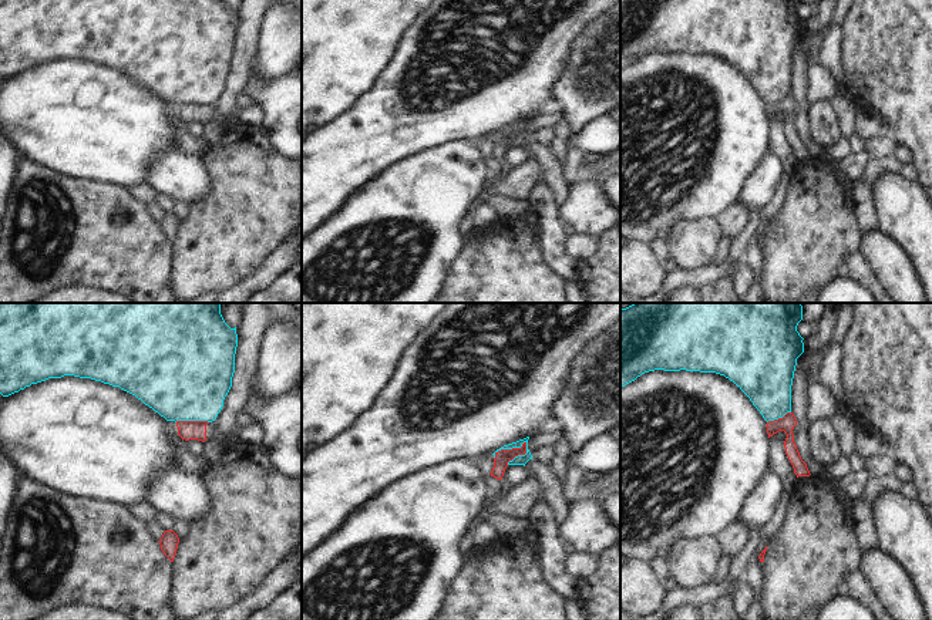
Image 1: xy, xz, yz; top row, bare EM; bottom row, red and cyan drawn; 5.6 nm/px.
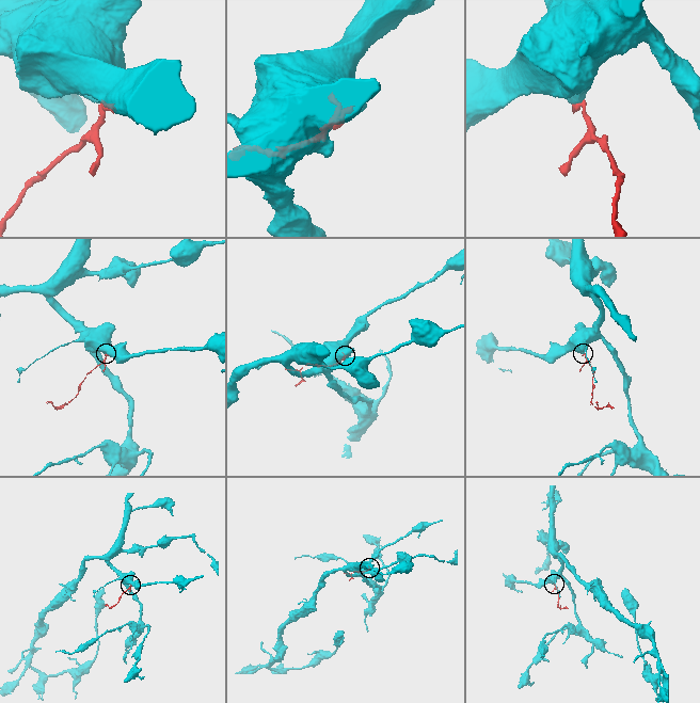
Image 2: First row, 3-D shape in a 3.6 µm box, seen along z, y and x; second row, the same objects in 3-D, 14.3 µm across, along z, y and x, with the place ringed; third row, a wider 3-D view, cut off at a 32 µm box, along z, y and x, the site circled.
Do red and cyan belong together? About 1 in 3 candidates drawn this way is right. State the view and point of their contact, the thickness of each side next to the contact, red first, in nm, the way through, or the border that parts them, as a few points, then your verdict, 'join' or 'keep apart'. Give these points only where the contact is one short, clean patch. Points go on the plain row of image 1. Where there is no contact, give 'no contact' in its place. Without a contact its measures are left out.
xz (508, 131) | 90/60 nm | along xz (527, 124), (520, 128), (501, 130), (494, 140) | keep apart

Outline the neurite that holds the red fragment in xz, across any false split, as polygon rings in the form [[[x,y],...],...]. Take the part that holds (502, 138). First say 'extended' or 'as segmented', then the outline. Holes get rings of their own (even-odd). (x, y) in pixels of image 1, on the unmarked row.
as segmented | [[[524,124],[521,129],[501,131],[495,134],[491,158],[502,161],[508,144],[512,142],[515,138],[525,135],[526,135],[526,124]]]

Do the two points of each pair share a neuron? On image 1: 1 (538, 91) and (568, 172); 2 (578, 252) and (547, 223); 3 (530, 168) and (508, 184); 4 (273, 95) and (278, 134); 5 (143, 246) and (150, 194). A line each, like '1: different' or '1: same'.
1: different
2: different
3: same
4: same
5: different

